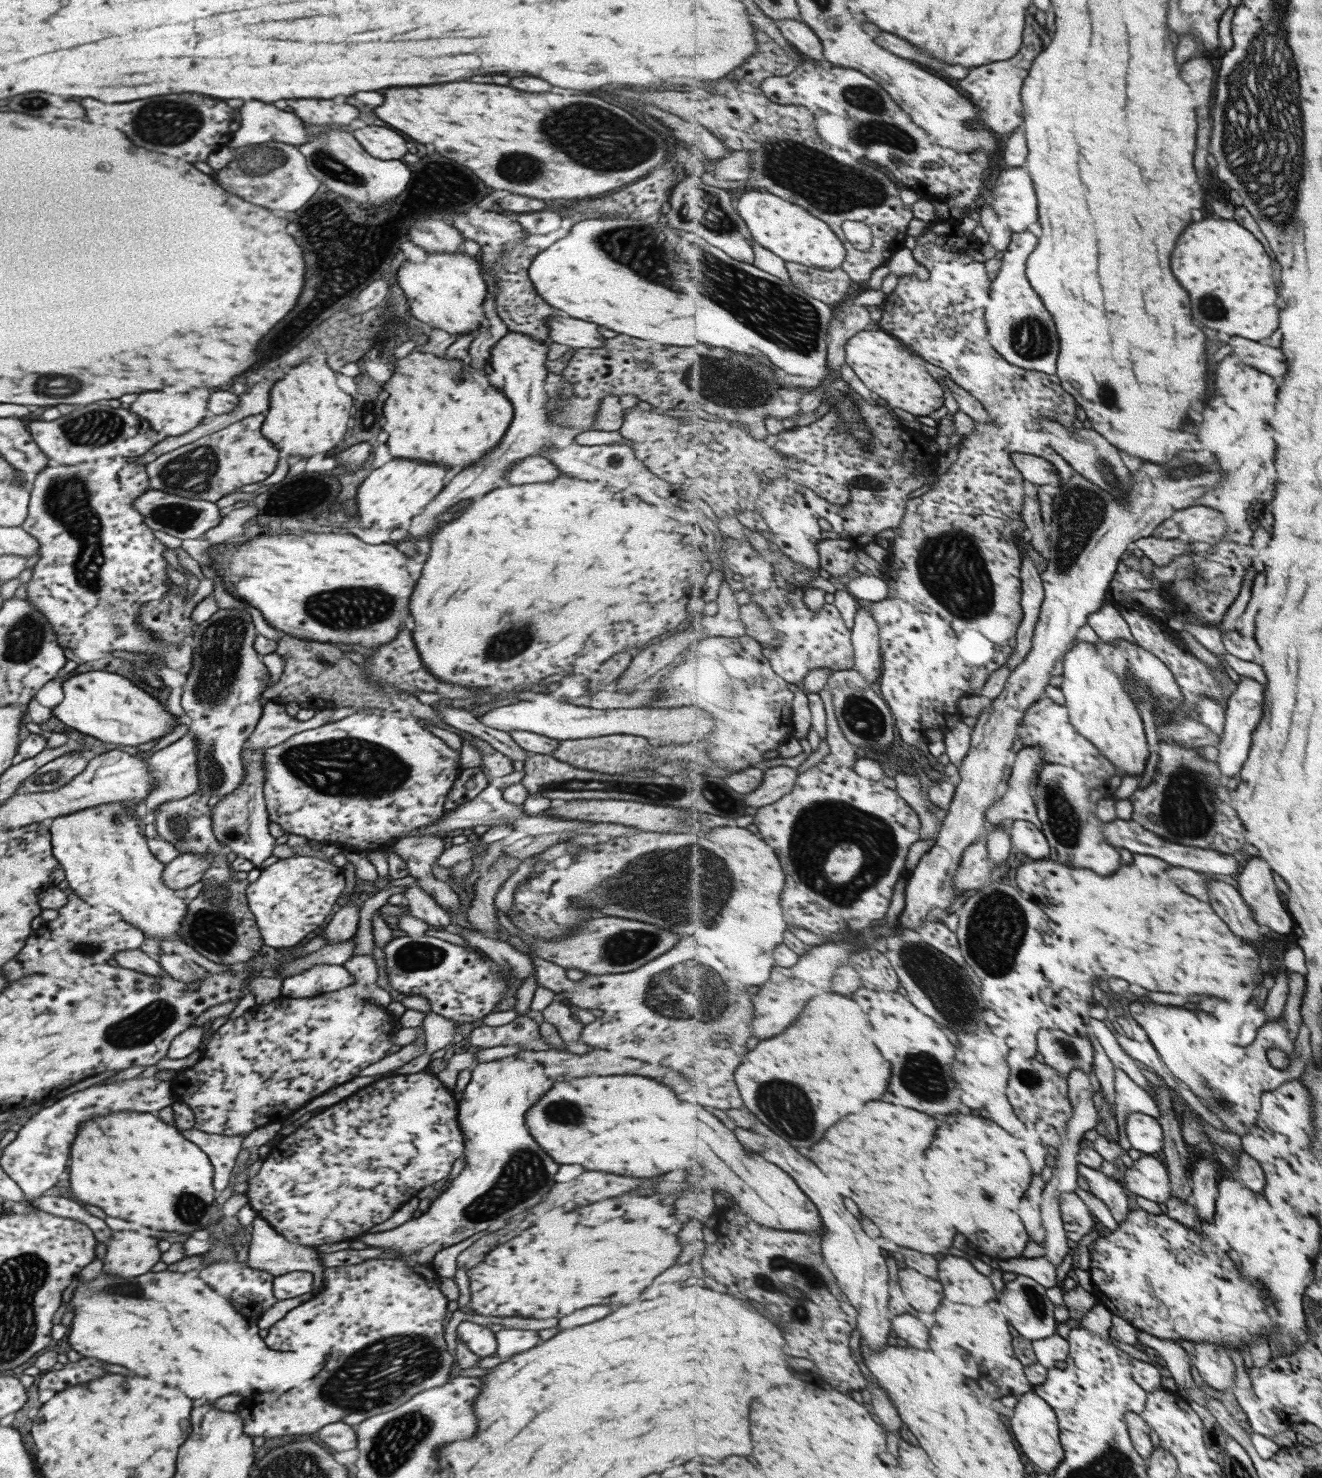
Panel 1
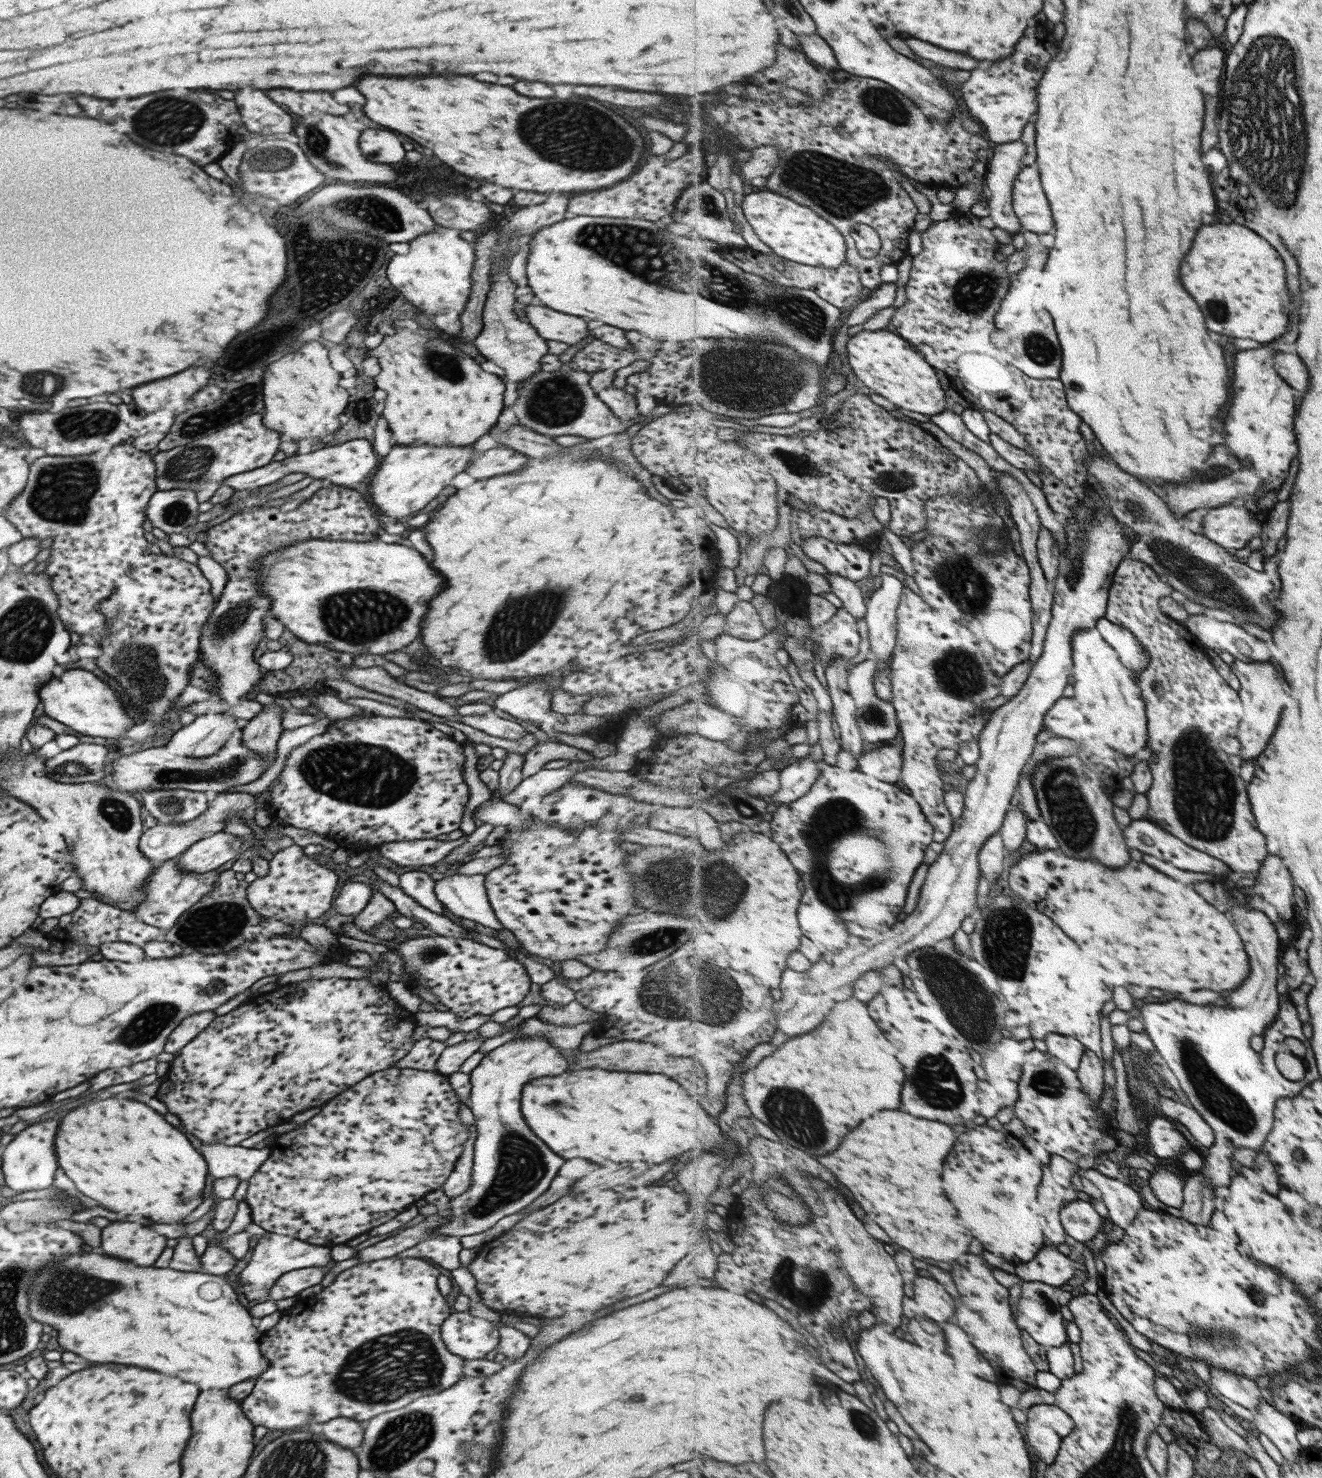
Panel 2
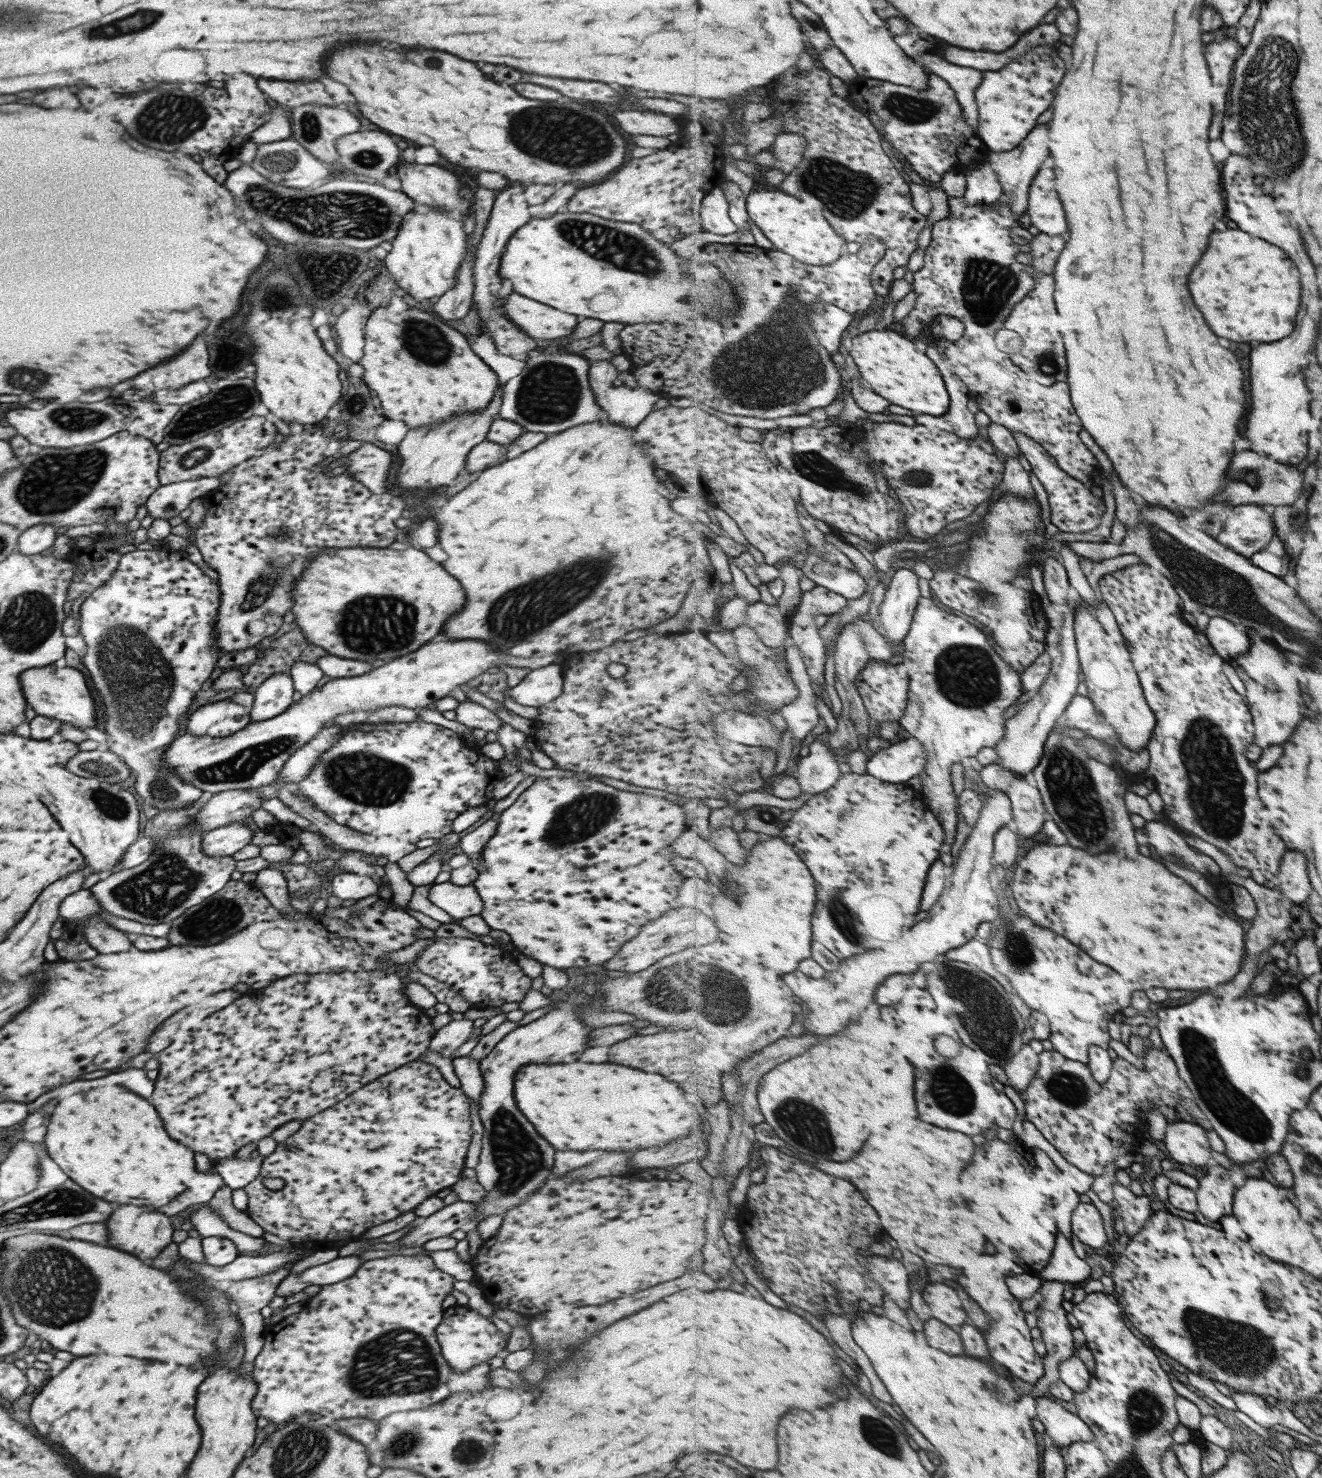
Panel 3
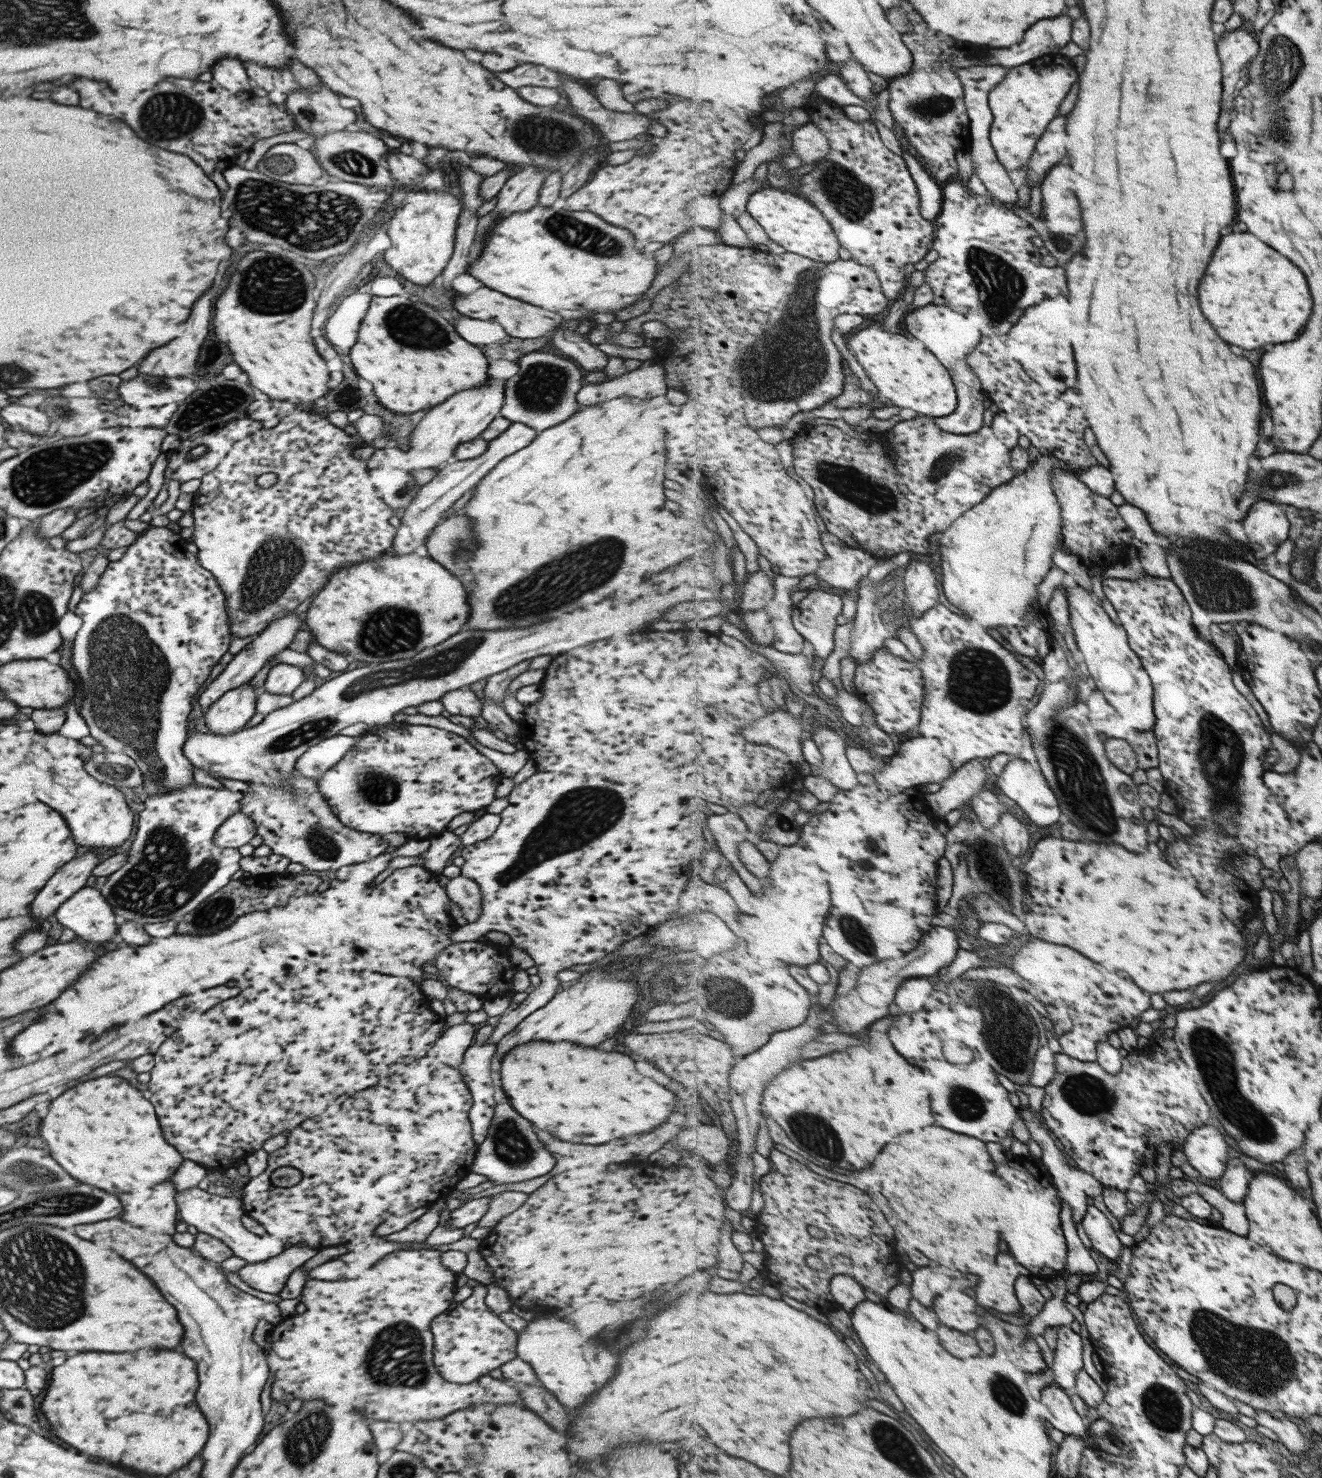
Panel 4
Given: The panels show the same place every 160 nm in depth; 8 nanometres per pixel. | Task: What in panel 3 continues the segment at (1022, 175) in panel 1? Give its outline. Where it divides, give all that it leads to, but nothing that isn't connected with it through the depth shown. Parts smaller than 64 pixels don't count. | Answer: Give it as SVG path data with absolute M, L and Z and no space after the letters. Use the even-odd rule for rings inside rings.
M1052 165L1043 166L1031 185L1027 214L1031 224L1041 233L1065 234L1070 230L1066 210L1056 187L1056 172Z

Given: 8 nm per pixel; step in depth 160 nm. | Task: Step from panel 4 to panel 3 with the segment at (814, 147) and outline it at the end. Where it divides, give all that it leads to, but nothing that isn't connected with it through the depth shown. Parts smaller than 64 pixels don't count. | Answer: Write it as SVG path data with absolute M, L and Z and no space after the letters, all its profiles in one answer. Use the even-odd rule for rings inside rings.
M781 133L770 152L777 161L771 168L781 170L785 174L793 172L804 158L805 149L808 147L808 138L801 133Z

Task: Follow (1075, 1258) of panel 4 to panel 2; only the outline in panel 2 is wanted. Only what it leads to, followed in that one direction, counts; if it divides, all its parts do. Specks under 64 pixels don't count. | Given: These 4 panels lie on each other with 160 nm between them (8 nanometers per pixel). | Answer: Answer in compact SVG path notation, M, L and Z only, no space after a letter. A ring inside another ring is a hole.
M1047 1241L1031 1262L1015 1265L1015 1268L1016 1275L1024 1281L1044 1282L1060 1287L1067 1284L1071 1278L1075 1278L1077 1270L1081 1270L1083 1266L1079 1262L1071 1260L1068 1255L1059 1252L1055 1243Z

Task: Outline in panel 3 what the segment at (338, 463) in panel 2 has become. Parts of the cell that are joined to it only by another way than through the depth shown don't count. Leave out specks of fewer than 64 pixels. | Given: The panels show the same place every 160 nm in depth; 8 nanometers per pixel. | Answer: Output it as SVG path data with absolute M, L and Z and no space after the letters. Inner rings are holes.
M364 442L355 451L339 460L341 466L346 466L343 474L357 480L372 494L385 493L385 480L393 464L393 456L389 451ZM208 477L160 485L144 503L146 512L153 520L169 521L181 510L185 510L191 500L209 494L219 488L219 484L221 484L219 478Z

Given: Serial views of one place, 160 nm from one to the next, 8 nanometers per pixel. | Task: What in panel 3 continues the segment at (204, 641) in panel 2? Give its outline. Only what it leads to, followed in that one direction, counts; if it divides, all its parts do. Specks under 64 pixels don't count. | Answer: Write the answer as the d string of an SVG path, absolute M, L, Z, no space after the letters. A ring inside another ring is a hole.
M295 421L287 423L290 428L290 434L284 436L281 442L268 444L262 450L258 450L253 454L253 458L247 458L243 464L220 475L219 488L216 488L207 495L200 497L201 503L205 507L205 514L203 516L203 524L196 528L194 535L194 546L196 546L202 556L202 562L217 572L217 583L219 590L219 608L215 616L215 630L216 630L216 647L220 650L221 654L229 651L245 650L251 648L257 643L265 641L265 638L273 634L281 625L283 615L290 610L291 605L291 591L293 591L293 584L296 583L297 578L302 575L303 569L307 568L307 563L310 562L314 556L318 555L318 552L324 550L324 548L353 548L359 546L361 548L385 548L391 544L398 534L398 529L394 526L394 520L399 516L395 512L387 512L389 506L379 498L379 496L371 496L371 492L367 491L357 480L353 480L351 476L347 474L337 474L337 476L331 476L331 474L323 472L325 466L321 464L325 457L332 456L343 443L339 440L339 431L332 432L327 436L325 430L321 426L307 425L301 426Z

